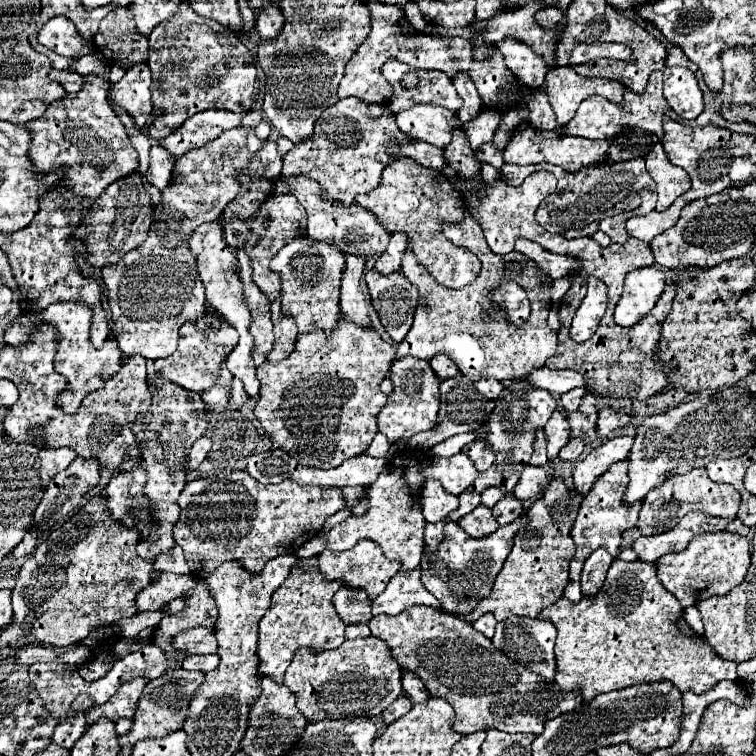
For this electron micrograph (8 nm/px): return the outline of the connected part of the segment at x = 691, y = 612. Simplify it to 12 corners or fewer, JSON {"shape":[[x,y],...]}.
{"shape":[[695,605],[685,609],[685,621],[697,634],[704,634],[703,622]]}

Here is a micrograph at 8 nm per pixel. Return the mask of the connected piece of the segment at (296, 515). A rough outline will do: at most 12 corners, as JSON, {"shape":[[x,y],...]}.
{"shape":[[247,471],[185,485],[173,529],[195,577],[261,573],[343,509],[337,487]]}

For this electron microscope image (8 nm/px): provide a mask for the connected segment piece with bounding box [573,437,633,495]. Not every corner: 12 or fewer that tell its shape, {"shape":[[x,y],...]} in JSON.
{"shape":[[615,437],[593,449],[573,469],[573,485],[587,495],[617,461],[627,459],[631,437]]}

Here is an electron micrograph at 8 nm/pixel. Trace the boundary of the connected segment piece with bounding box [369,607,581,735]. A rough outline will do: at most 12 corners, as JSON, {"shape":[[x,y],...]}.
{"shape":[[433,607],[375,615],[401,671],[461,735],[543,731],[581,691]]}

